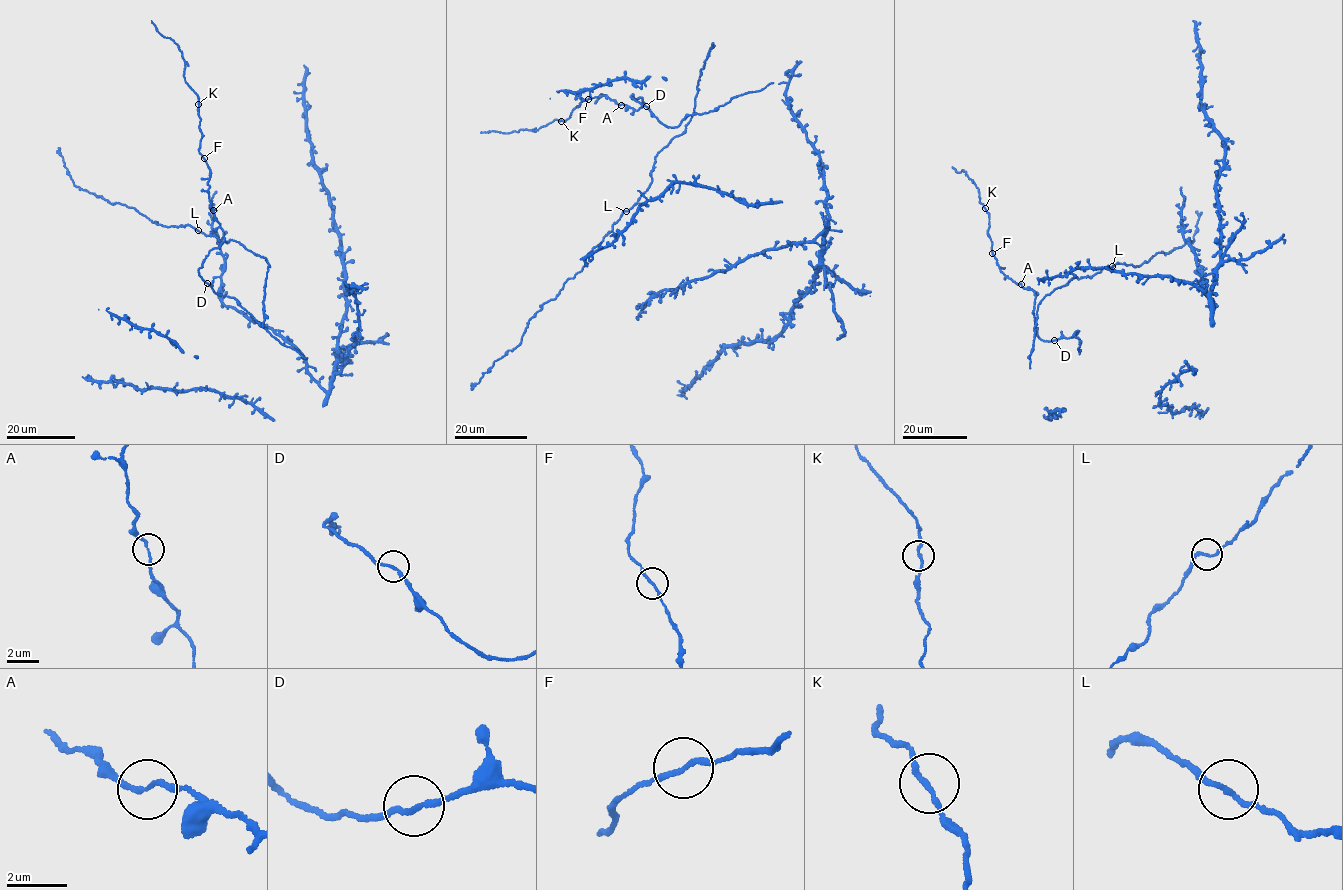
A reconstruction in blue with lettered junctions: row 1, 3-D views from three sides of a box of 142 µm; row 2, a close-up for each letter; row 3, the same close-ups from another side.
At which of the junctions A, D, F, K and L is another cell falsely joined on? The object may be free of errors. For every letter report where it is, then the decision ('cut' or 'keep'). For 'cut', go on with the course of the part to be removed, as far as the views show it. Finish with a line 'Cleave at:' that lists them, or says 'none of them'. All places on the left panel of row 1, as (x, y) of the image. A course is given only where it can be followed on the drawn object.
A: at (213, 210); keep
D: at (207, 283); keep
F: at (204, 158); keep
K: at (198, 104); keep
L: at (198, 230); keep
Cleave at: none of them

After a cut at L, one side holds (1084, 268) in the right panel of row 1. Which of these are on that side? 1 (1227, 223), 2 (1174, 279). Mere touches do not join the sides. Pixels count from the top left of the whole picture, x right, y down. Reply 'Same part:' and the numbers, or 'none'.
Same part: 1, 2

